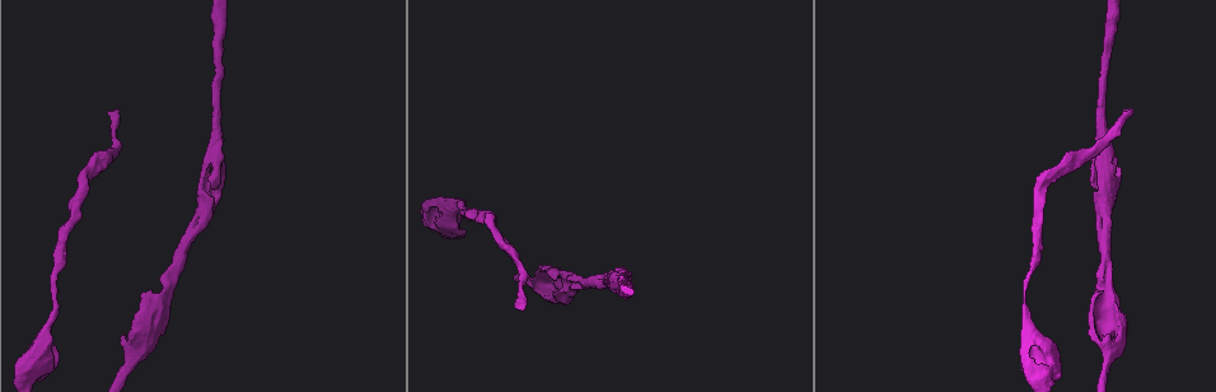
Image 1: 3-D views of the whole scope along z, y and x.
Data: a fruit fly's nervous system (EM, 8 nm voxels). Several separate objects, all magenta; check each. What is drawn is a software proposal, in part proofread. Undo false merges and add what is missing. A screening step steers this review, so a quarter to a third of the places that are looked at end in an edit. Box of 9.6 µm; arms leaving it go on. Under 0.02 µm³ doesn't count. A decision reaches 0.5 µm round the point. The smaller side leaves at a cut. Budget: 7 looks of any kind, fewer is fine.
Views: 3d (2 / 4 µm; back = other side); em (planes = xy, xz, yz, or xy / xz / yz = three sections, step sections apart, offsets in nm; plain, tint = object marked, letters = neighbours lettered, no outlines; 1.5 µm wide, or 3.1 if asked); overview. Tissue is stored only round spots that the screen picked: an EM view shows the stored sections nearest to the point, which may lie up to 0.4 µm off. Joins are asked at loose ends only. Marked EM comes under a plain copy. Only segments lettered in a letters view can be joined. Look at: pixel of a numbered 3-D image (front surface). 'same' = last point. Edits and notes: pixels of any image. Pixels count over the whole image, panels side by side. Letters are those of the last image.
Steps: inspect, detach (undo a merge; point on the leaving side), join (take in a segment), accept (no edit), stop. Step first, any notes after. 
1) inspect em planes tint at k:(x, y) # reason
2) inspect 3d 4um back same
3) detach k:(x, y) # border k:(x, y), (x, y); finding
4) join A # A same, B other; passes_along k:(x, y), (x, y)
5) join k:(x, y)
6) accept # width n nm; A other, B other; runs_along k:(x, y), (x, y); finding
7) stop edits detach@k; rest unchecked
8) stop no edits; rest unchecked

inspect em planes letters at 1:(1110, 182) # arms part here

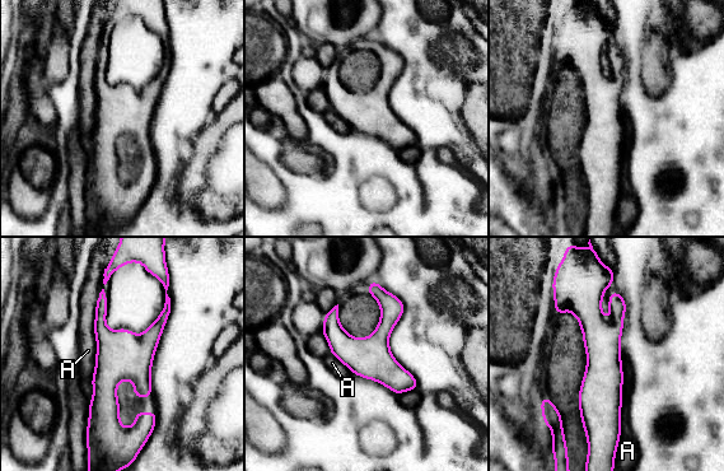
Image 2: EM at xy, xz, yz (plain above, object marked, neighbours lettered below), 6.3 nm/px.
accept # longest_contact A 400 nm; A other; runs_along 2:(601, 285), (603, 419), (617, 433); continuous, no second neuron

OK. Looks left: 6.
inspect em xy step 8 letters at 1:(522, 305) # tapers out

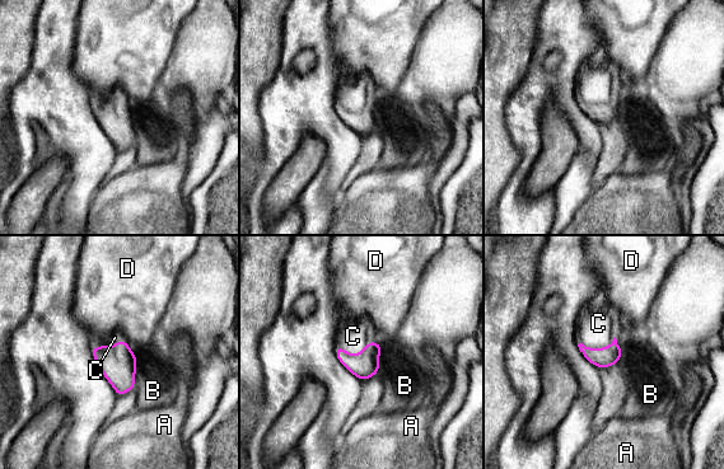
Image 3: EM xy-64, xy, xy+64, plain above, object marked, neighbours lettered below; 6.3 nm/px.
join 3:(598, 323) # width 130 nm; A other, B other, C same, D other; passes_along 3:(601, 357), (602, 348), (598, 323); it goes on there

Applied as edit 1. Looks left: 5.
stop edits join@3; rest unchecked

